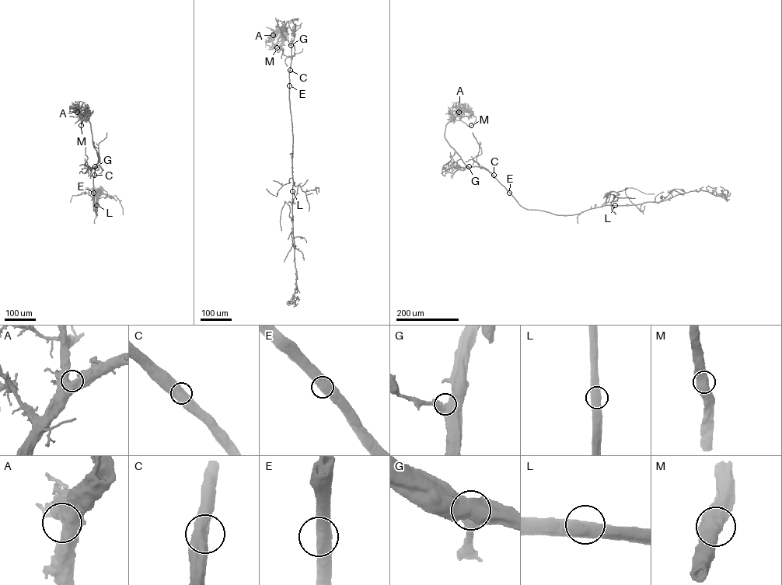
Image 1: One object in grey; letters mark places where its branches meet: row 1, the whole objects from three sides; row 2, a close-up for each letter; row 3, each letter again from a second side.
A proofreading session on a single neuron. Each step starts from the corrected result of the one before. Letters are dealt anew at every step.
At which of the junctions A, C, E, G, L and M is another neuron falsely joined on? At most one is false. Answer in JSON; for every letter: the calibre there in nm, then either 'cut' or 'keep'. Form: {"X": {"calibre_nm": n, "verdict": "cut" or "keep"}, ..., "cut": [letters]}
{"A": {"calibre_nm": 700, "verdict": "keep"}, "C": {"calibre_nm": 650, "verdict": "keep"}, "E": {"calibre_nm": 700, "verdict": "keep"}, "G": {"calibre_nm": 600, "verdict": "keep"}, "L": {"calibre_nm": 700, "verdict": "keep"}, "M": {"calibre_nm": 600, "verdict": "keep"}, "cut": []}

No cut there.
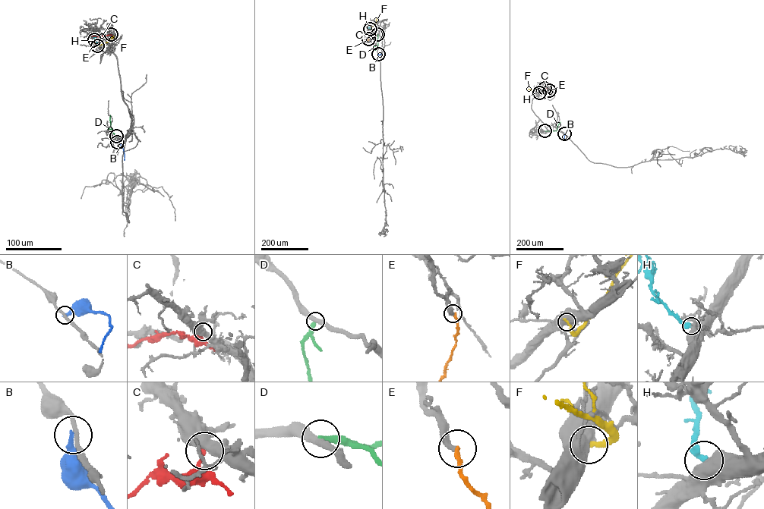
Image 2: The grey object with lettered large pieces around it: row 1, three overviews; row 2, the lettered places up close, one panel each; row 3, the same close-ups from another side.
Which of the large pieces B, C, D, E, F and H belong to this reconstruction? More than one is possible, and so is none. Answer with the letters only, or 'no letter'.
H

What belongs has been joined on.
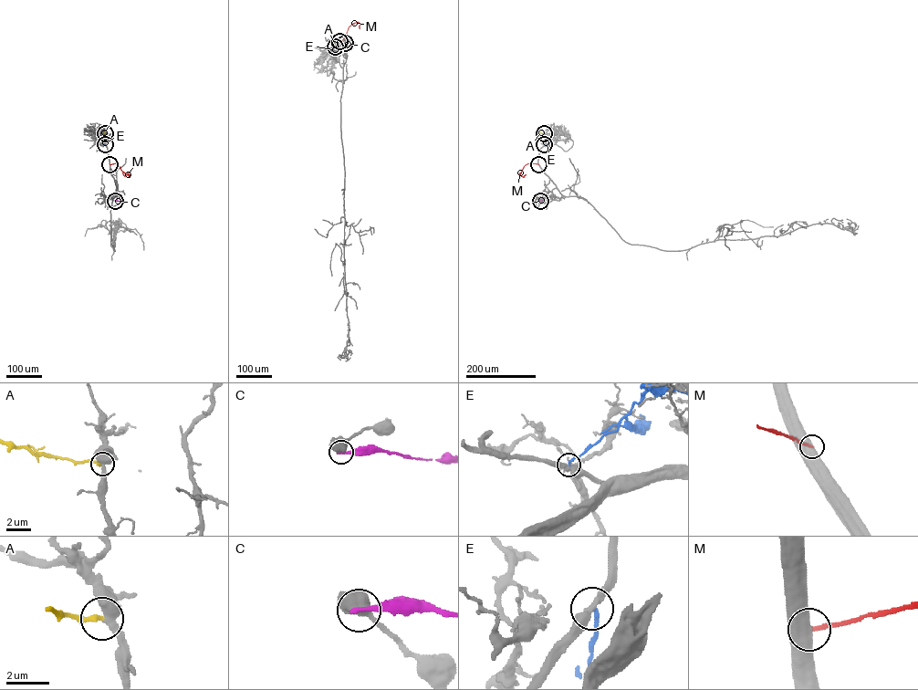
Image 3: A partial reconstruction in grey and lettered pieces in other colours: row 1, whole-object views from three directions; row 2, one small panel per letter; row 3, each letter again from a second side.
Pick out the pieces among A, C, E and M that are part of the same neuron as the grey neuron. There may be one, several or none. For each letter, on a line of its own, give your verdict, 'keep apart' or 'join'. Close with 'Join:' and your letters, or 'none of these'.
A: join
C: keep apart
E: keep apart
M: keep apart
Join: A

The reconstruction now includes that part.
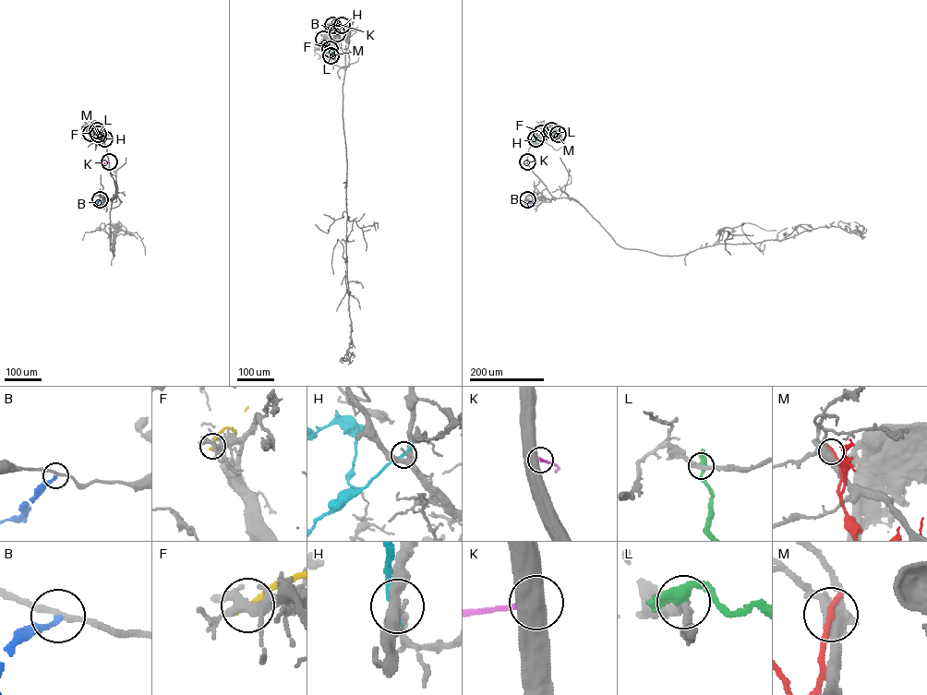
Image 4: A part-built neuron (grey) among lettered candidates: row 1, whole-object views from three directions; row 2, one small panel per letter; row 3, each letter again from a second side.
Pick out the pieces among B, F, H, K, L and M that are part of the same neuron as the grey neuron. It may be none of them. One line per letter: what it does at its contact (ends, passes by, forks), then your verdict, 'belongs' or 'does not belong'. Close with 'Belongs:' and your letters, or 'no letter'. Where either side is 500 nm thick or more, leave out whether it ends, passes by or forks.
B: it ends | does not belong
F: it ends | does not belong
H: it ends | does not belong
K: does not belong
L: it passes by | does not belong
M: it ends | does not belong
Belongs: no letter

